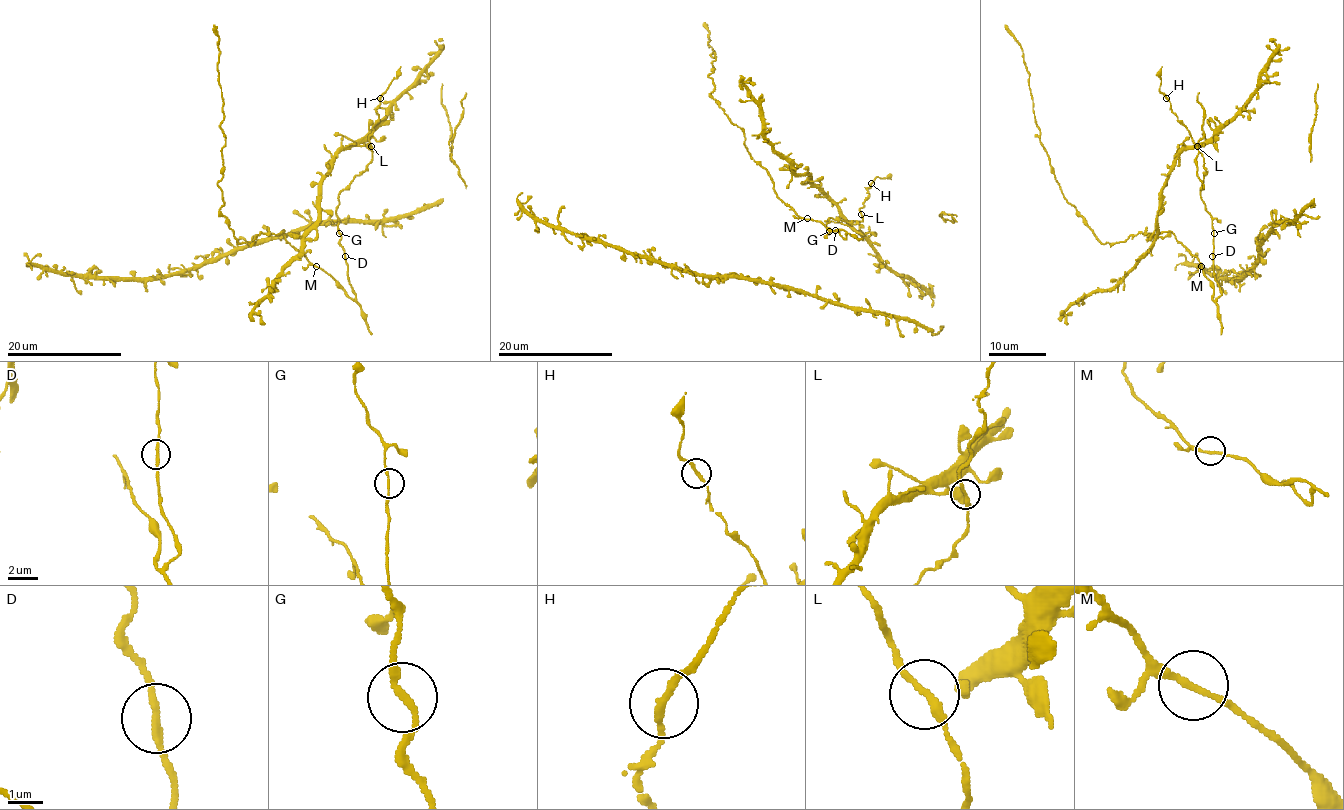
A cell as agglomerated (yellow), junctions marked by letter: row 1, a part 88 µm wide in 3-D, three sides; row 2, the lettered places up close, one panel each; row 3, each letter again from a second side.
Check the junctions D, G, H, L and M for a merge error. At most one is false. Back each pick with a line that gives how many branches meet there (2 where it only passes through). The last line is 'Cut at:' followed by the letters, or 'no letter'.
Cut at: no letter

